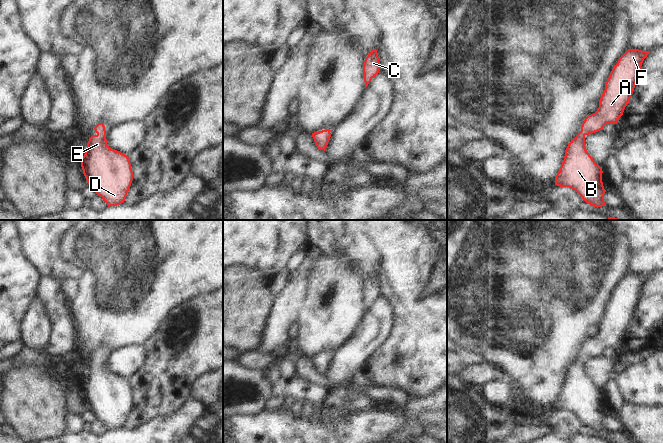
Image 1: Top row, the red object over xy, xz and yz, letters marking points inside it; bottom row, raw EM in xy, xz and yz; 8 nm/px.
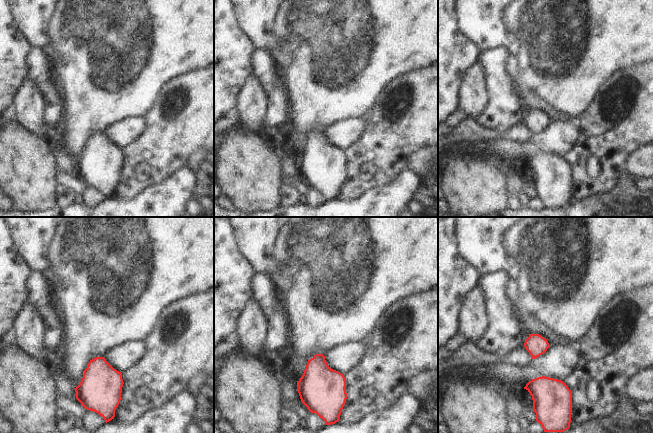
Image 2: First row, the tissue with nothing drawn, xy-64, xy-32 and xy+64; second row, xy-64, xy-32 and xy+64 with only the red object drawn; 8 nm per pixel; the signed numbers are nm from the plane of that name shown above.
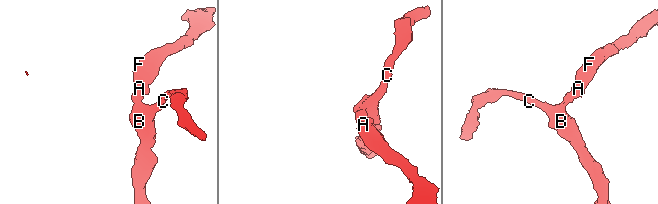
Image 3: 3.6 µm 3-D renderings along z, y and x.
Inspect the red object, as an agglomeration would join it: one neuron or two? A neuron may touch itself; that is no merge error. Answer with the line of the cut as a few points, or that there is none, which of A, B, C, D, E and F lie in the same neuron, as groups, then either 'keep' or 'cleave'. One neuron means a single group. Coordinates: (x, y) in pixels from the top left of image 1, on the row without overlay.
cut none; groups A B C D E F; keep

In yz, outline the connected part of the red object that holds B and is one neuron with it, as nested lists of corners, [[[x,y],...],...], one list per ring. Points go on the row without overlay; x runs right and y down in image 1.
[[[628,273],[619,282],[605,307],[597,335],[585,342],[581,355],[568,368],[555,401],[555,409],[575,414],[594,431],[607,430],[604,425],[606,414],[602,406],[602,391],[587,376],[585,360],[603,354],[608,347],[617,347],[629,327],[642,287],[649,276]]]

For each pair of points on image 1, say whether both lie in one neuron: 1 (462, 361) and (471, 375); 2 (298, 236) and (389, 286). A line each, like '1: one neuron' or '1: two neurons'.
1: two neurons
2: two neurons

